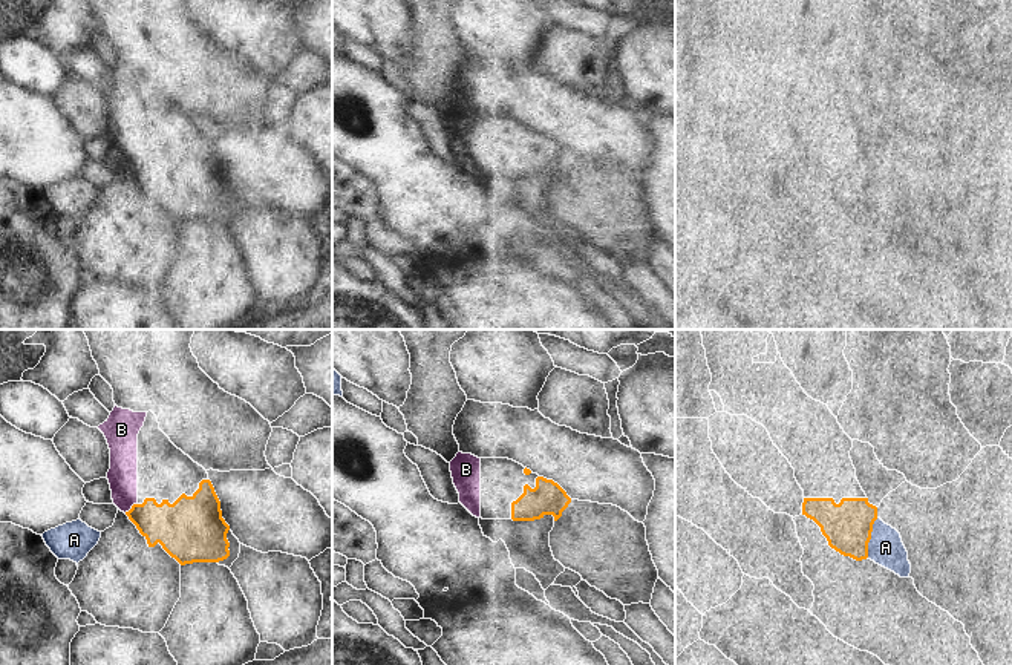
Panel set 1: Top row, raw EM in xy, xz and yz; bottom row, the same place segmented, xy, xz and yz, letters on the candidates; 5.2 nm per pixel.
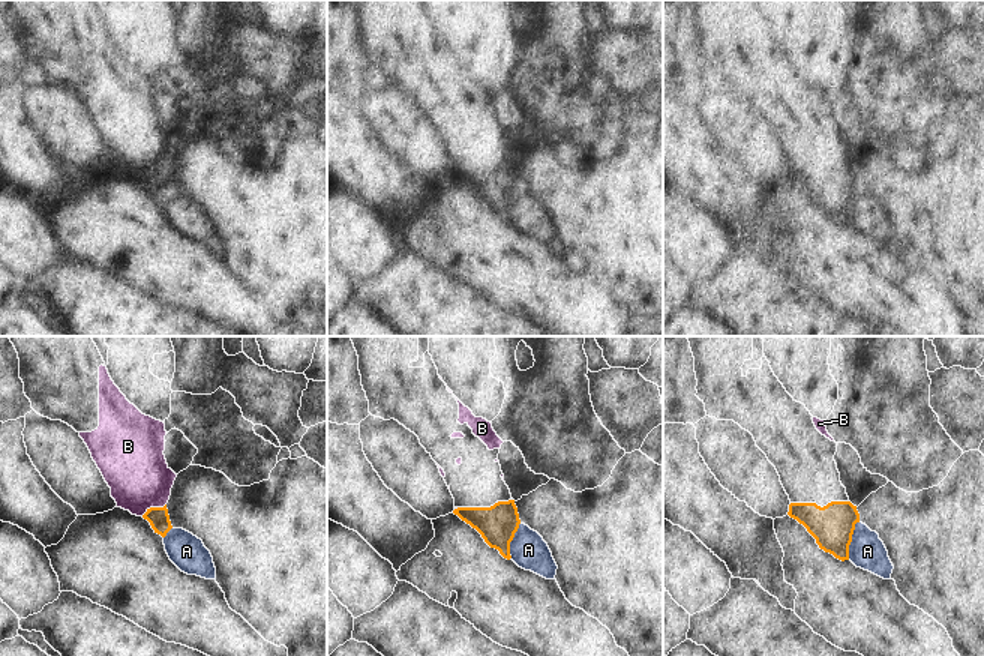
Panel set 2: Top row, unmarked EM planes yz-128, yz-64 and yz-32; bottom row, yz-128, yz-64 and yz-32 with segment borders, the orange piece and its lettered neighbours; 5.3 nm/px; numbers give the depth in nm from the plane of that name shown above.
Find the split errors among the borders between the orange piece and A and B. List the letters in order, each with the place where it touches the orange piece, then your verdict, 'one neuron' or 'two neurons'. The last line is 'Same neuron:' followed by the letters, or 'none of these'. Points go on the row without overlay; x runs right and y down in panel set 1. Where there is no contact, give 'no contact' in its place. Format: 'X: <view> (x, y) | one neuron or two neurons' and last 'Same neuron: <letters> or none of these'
A: yz (870, 195) | two neurons
B: xy (132, 164) | one neuron
Same neuron: B

